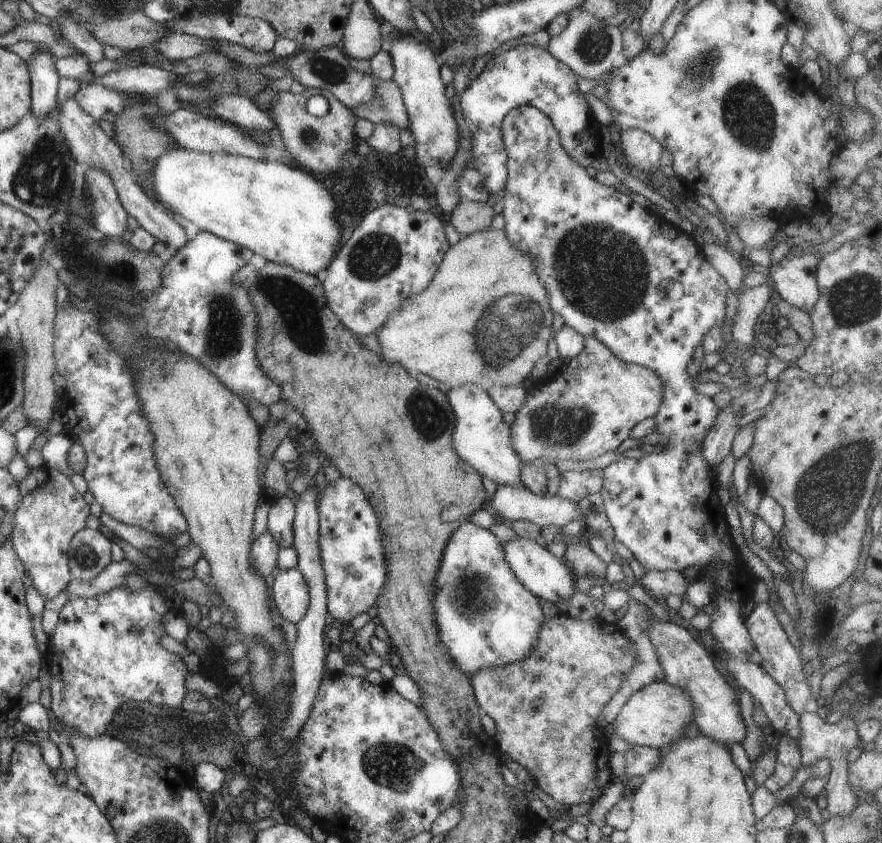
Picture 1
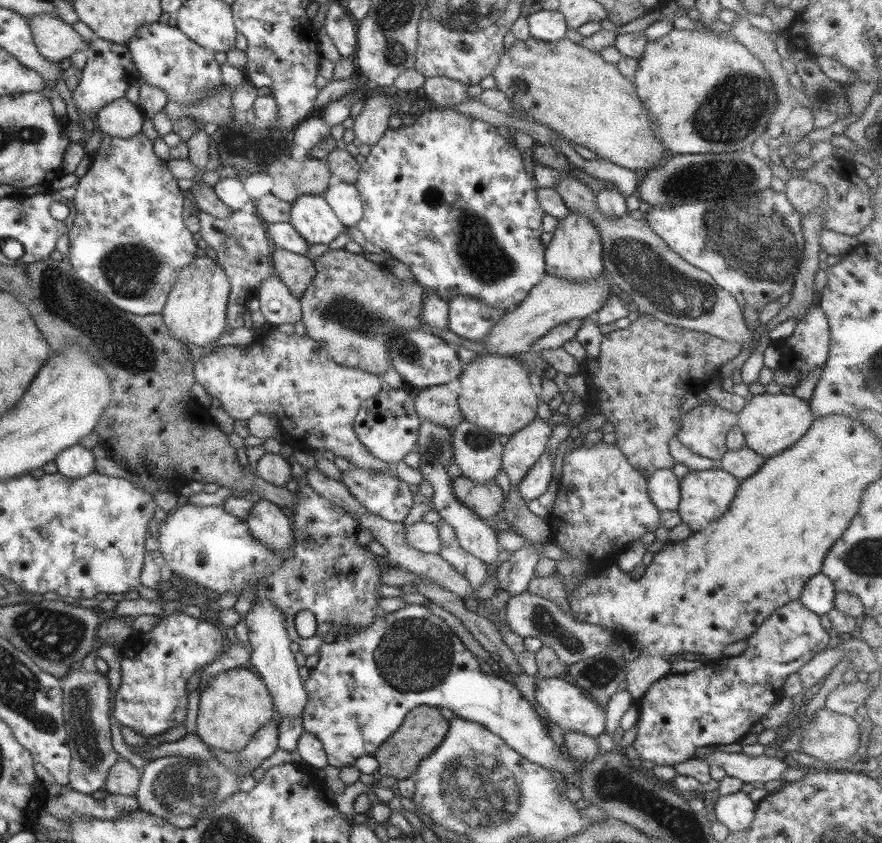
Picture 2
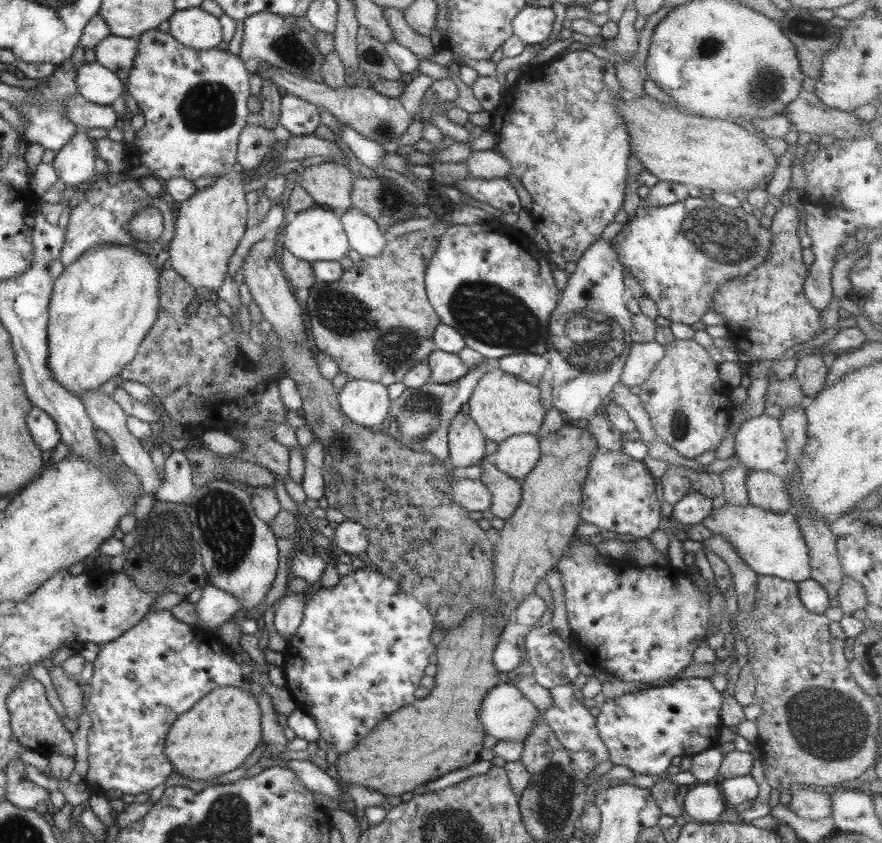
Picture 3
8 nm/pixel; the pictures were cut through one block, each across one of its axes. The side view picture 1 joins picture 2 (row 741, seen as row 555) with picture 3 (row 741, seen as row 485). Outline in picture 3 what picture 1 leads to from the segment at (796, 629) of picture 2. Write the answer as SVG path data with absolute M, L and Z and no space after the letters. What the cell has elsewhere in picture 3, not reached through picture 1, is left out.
M709 678L680 679L668 686L649 687L605 700L598 708L594 719L595 728L605 749L608 759L615 765L627 766L633 774L655 776L665 772L669 760L673 756L693 756L708 748L718 746L720 729L720 710L722 696L713 686Z

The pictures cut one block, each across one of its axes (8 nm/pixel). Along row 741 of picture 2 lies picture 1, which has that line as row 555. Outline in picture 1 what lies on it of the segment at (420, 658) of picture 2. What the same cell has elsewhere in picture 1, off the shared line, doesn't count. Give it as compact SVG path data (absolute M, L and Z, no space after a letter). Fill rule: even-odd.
M340 476L326 482L319 501L319 558L324 572L326 610L344 624L376 604L377 594L385 582L385 554L381 544L379 520L361 486ZM518 538L501 542L501 550L503 550L503 558L505 558L509 570L513 572L515 580L527 592L531 592L535 598L543 598L543 600L548 600L555 604L561 602L561 600L570 602L569 599L573 597L575 592L575 588L573 588L575 578L571 574L569 566L563 562L563 559L556 558L546 547L542 547L535 541L527 539Z

